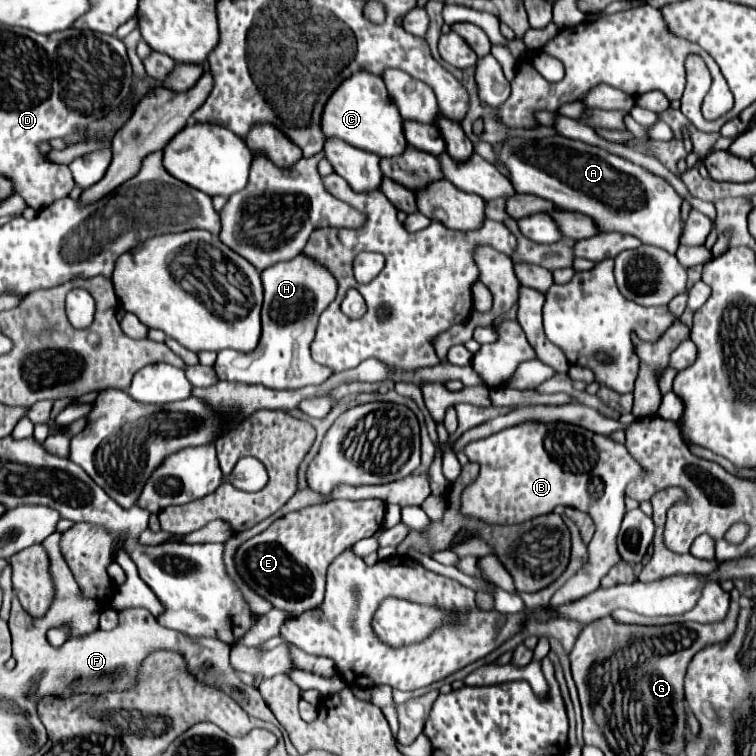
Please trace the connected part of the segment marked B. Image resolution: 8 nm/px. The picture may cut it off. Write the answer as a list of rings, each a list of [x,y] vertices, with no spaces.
[[[526,422],[470,442],[464,448],[464,454],[470,462],[480,464],[478,478],[468,484],[460,496],[460,512],[468,518],[482,520],[490,526],[520,524],[540,514],[548,514],[556,506],[572,506],[590,514],[596,530],[588,544],[588,560],[552,596],[552,606],[594,592],[600,586],[602,576],[622,562],[616,550],[616,534],[626,512],[624,488],[642,474],[642,468],[626,452],[624,444],[574,424]]]

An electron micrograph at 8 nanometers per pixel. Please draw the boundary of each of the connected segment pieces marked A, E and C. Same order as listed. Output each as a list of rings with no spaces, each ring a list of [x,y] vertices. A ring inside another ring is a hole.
[[[564,136],[544,140],[508,138],[498,146],[498,156],[508,166],[516,192],[550,200],[560,210],[582,212],[594,220],[598,232],[616,230],[632,234],[642,244],[676,254],[682,230],[682,198],[662,176],[656,176],[646,168],[598,146]]]
[[[366,499],[359,501],[334,500],[326,504],[306,506],[298,512],[290,512],[276,522],[272,522],[262,534],[242,542],[234,554],[236,570],[240,578],[264,600],[268,600],[274,608],[290,612],[290,614],[302,614],[310,608],[316,608],[324,600],[324,588],[326,588],[326,570],[334,556],[344,552],[348,546],[356,544],[358,540],[373,536],[382,526],[387,504],[380,499]]]
[[[364,70],[354,72],[332,92],[322,110],[322,132],[328,138],[330,136],[340,138],[356,148],[386,158],[398,156],[406,148],[406,138],[402,132],[402,116],[394,108],[386,92],[386,86],[382,84],[382,78]]]

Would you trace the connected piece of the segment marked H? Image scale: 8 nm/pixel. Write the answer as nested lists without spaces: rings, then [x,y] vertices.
[[[300,254],[298,258],[278,262],[262,272],[264,306],[262,306],[262,338],[256,350],[240,354],[234,350],[218,352],[214,370],[220,380],[262,384],[276,390],[292,390],[308,384],[326,382],[332,372],[310,358],[310,344],[316,334],[322,310],[334,300],[338,282],[334,274],[314,258]]]

